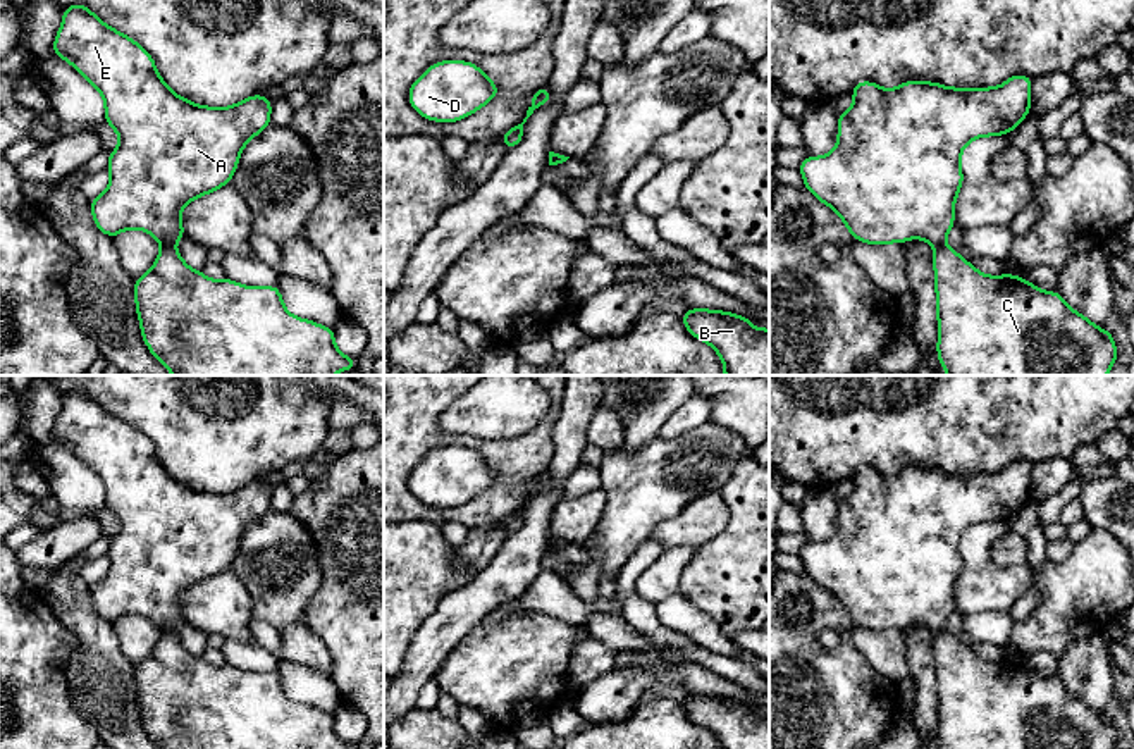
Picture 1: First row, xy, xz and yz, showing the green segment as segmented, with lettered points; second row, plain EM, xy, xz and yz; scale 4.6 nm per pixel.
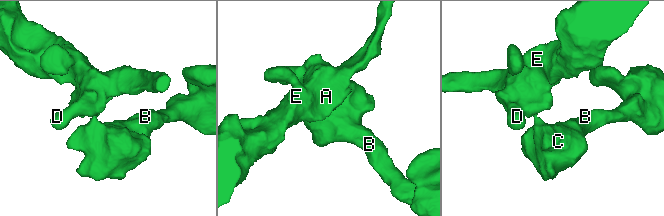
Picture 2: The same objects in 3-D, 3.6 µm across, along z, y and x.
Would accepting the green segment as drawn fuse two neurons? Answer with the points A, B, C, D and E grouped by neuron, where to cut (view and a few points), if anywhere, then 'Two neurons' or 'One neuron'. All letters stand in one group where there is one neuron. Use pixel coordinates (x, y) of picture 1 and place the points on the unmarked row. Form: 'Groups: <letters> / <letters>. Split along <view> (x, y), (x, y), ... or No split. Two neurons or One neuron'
Groups: A D E / B C. Split along yz (943, 629), (935, 634). Two neurons

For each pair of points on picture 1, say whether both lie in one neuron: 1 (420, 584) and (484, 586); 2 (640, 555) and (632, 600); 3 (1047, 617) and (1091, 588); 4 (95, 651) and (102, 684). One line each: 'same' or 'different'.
1: different
2: same
3: same
4: same

